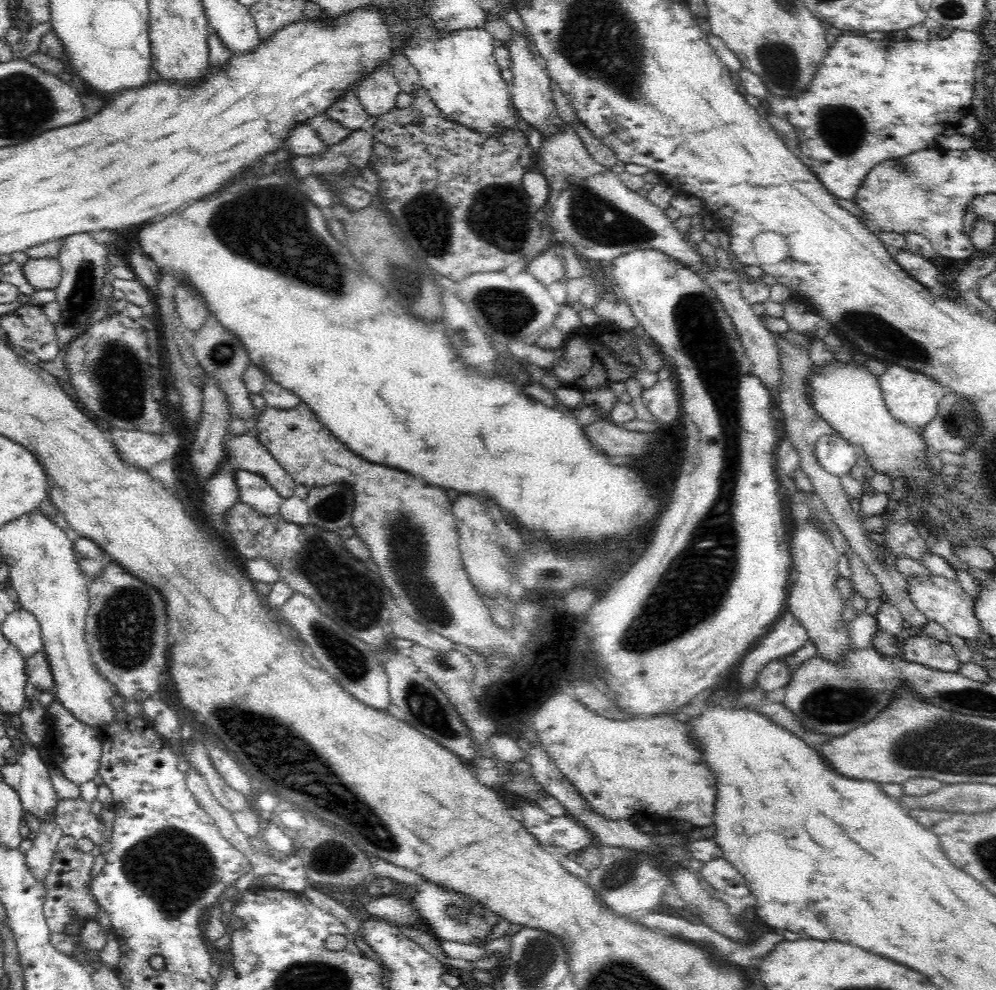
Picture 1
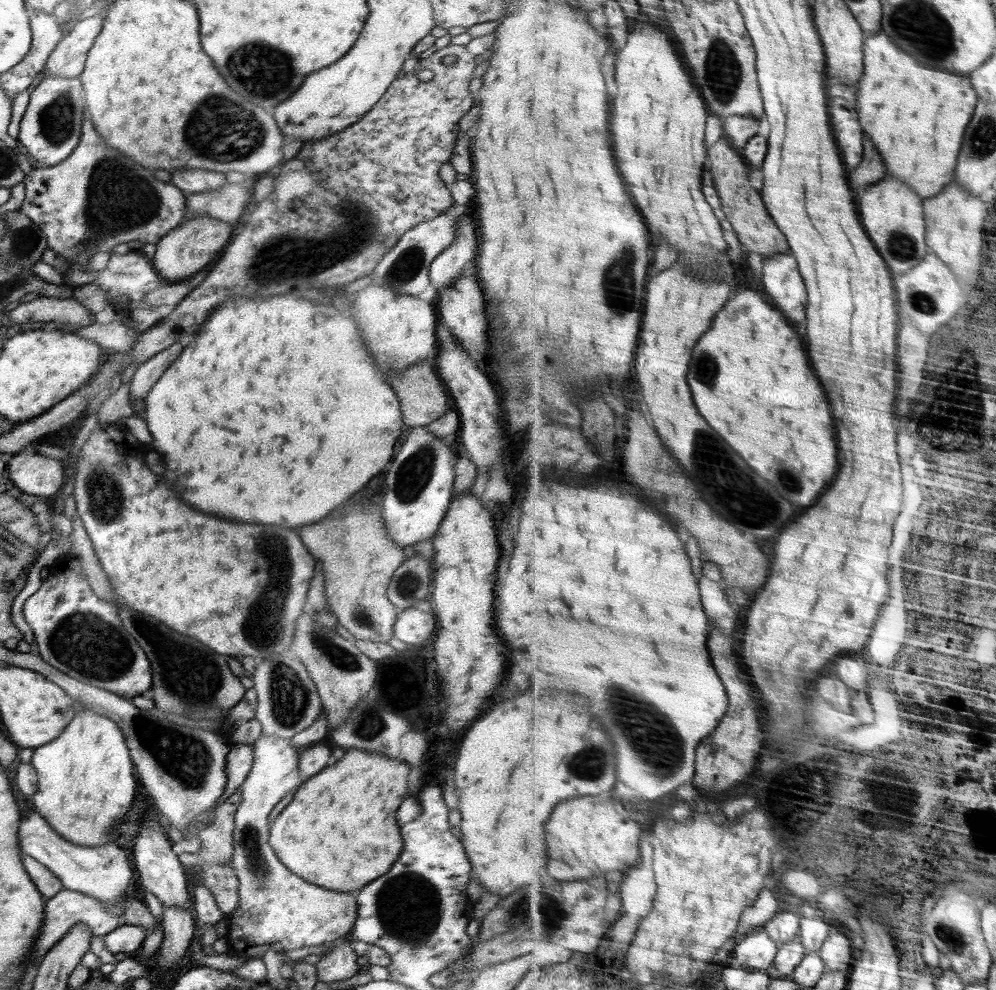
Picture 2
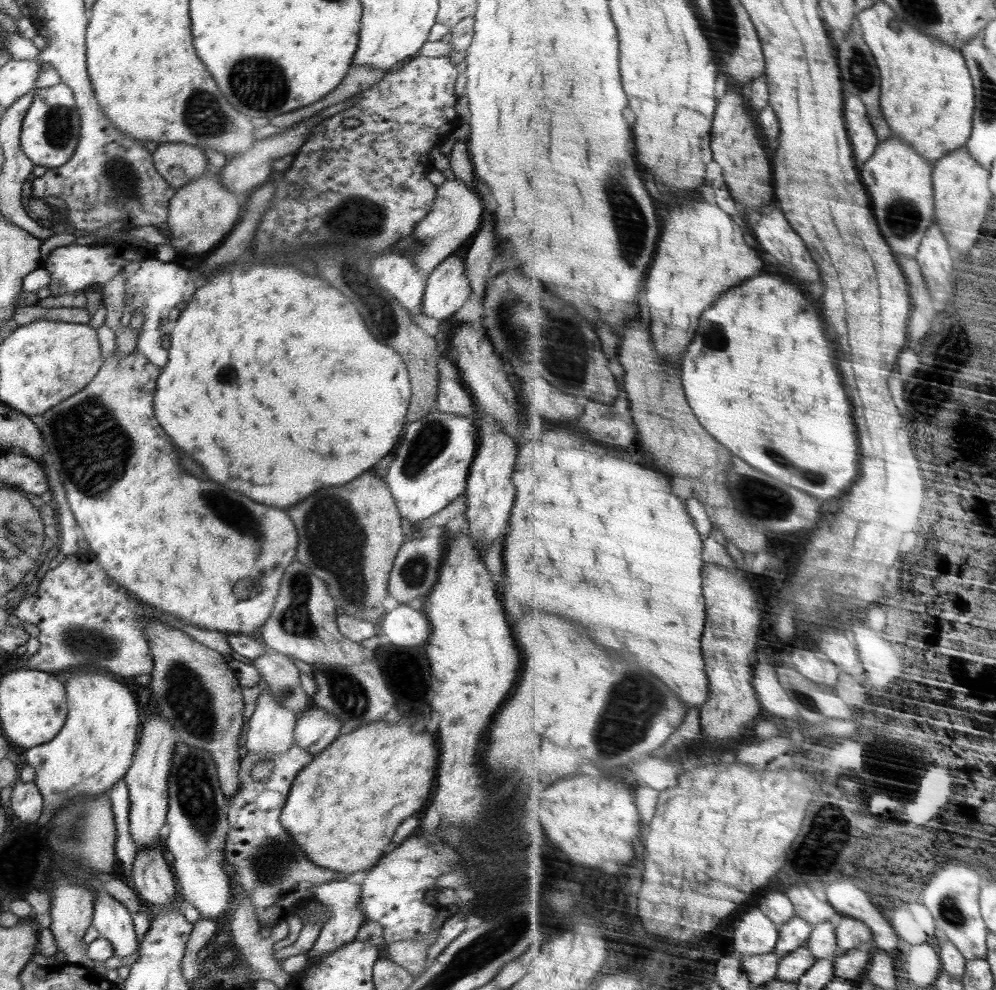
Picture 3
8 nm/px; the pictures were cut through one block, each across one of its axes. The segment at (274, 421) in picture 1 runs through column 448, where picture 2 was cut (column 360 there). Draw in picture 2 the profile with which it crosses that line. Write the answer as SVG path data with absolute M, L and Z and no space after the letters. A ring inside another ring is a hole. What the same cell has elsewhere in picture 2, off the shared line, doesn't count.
M370 491L360 502L340 506L322 522L304 526L300 538L316 561L322 562L326 600L340 626L360 640L388 643L398 612L387 597L387 588L406 555L387 533L381 512L381 497Z

